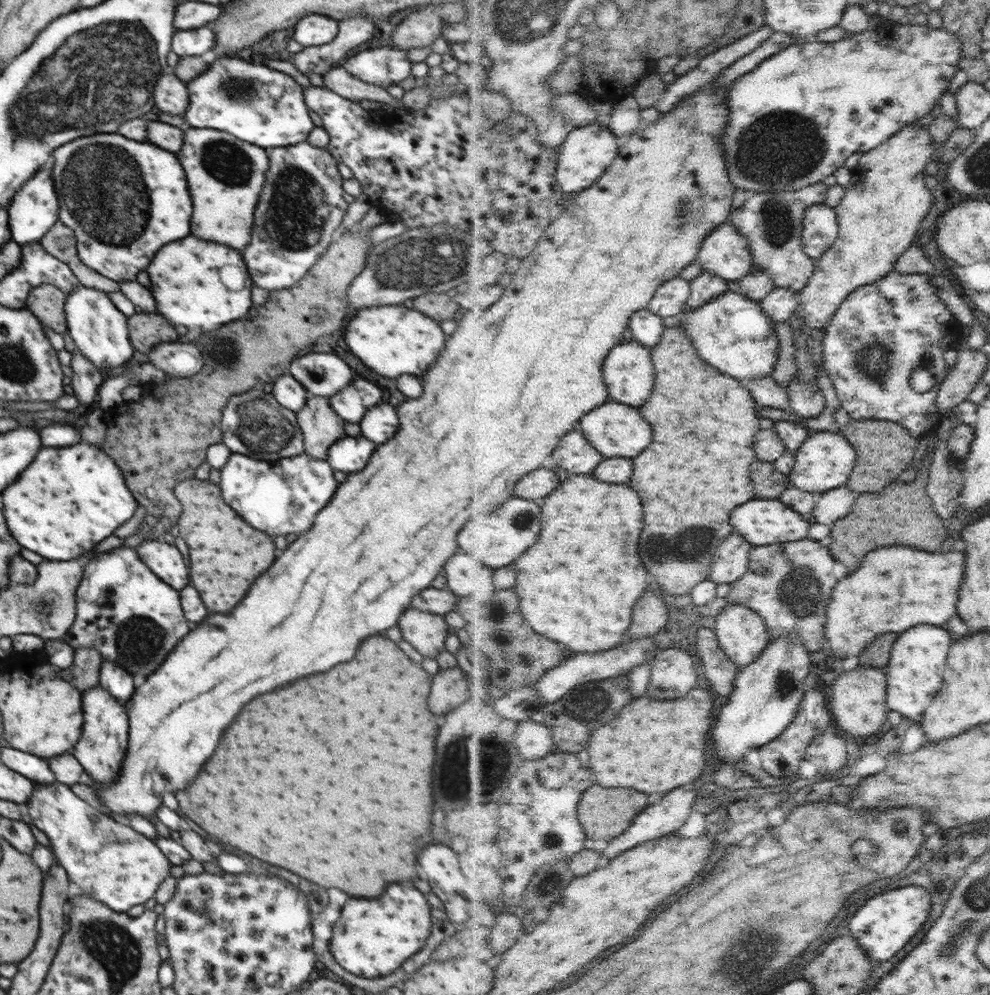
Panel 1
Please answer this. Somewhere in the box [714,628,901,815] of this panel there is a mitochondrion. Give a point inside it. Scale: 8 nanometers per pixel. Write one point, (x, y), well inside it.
(783, 683)

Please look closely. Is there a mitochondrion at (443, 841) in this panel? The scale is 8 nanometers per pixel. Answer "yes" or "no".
no

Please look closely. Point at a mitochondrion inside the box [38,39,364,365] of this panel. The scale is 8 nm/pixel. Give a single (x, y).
(110, 211)

